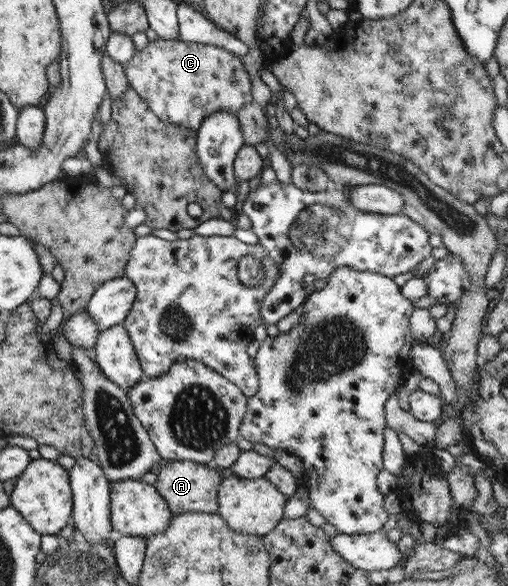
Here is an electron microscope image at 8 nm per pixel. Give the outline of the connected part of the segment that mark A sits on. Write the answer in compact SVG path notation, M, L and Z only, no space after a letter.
M169 461L163 462L156 471L156 482L154 488L164 499L168 510L172 515L188 512L216 513L218 501L216 501L216 490L220 486L221 476L218 470L210 465L194 461Z

